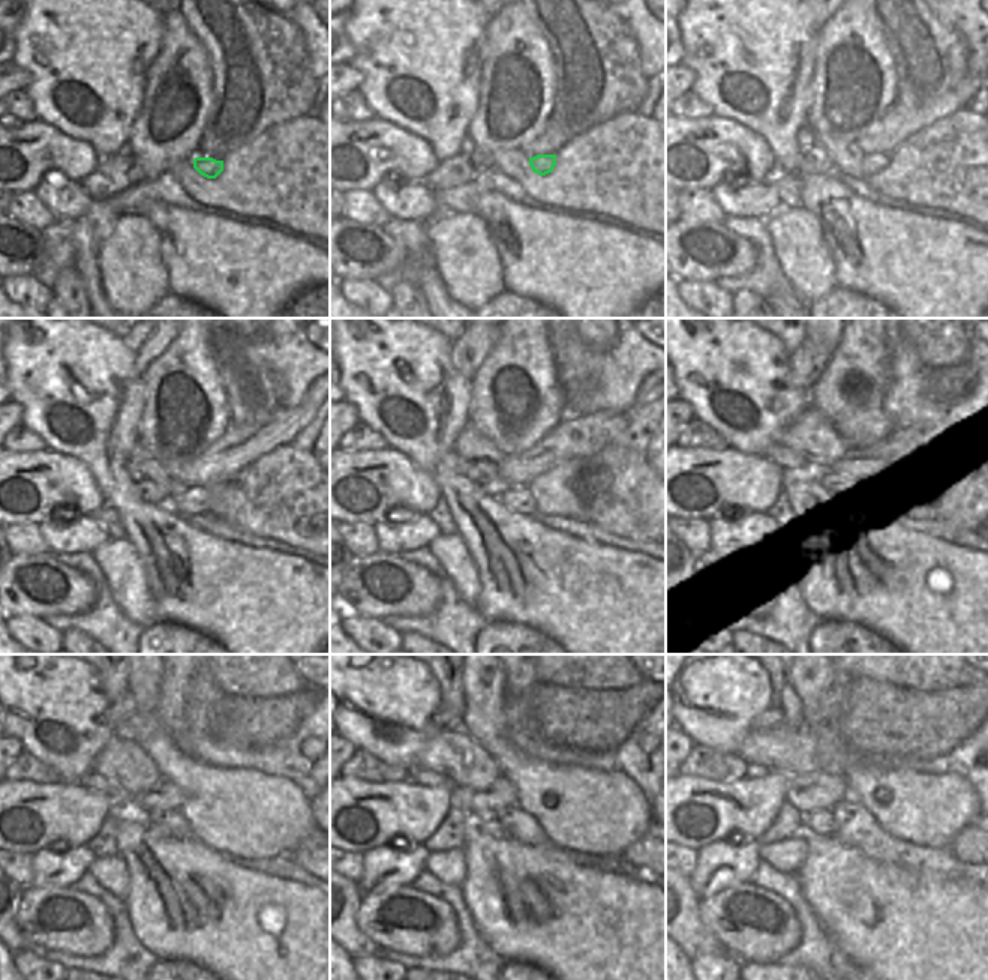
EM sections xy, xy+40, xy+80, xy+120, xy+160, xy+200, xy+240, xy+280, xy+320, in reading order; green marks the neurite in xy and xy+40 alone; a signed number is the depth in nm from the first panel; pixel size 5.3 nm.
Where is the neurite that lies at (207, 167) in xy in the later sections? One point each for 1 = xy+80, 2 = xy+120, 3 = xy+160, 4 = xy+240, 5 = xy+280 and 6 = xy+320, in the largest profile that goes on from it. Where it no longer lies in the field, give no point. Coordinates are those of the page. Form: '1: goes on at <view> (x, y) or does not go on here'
1: goes on at xy+80 (871, 164)
2: goes on at xy+120 (194, 500)
3: goes on at xy+160 (517, 499)
4: goes on at xy+240 (159, 830)
5: goes on at xy+280 (488, 823)
6: goes on at xy+320 (822, 823)

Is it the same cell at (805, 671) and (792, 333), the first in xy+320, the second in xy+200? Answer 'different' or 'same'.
different

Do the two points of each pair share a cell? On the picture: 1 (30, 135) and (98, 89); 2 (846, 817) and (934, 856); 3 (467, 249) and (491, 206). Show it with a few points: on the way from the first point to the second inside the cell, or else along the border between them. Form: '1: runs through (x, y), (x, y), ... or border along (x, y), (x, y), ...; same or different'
1: border along (36, 119), (78, 140); different
2: runs through (868, 838), (883, 848), (912, 856); same
3: border along (474, 213), (486, 225), (496, 254); different

